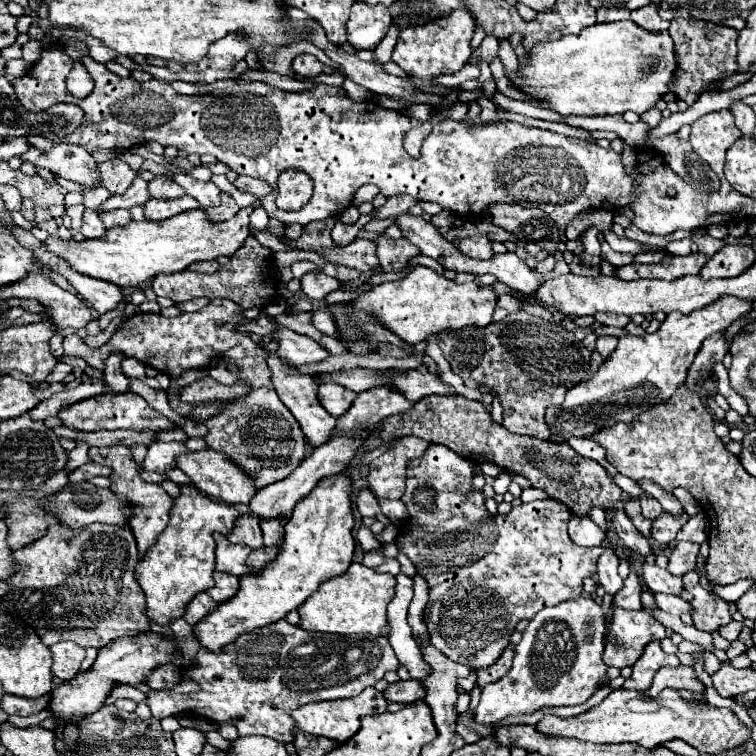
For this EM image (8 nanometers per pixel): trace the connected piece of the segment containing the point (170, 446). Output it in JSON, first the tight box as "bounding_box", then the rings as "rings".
{"bounding_box":[141,443,187,473],"rings":[[[151,443],[151,447],[147,447],[147,455],[141,463],[141,469],[163,473],[175,467],[175,457],[181,453],[187,453],[183,443]]]}

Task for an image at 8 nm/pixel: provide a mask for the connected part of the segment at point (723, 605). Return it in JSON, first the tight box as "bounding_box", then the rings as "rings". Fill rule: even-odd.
{"bounding_box":[683,571,733,631],"rings":[[[687,571],[683,575],[683,587],[693,595],[691,605],[695,605],[695,615],[693,615],[693,625],[701,631],[713,631],[721,625],[727,625],[733,617],[729,611],[729,603],[709,595],[701,585],[699,585],[699,575],[697,571]]]}

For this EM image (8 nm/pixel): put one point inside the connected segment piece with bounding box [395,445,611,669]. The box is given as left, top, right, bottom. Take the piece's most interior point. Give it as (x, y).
(487, 572)

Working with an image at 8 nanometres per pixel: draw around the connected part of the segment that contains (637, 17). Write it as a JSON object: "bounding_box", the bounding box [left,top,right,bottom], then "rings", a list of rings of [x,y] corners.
{"bounding_box":[631,5,669,31],"rings":[[[655,5],[641,7],[641,9],[631,11],[631,21],[635,21],[639,27],[643,27],[647,31],[663,31],[663,29],[669,29],[669,21],[665,21],[665,19],[659,17]]]}

